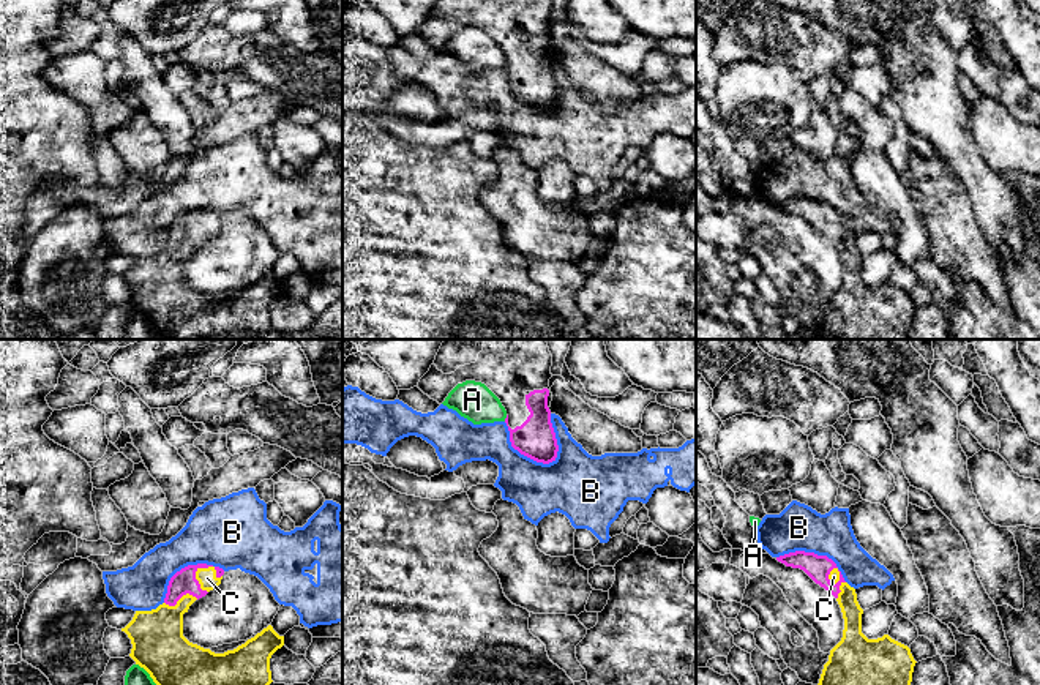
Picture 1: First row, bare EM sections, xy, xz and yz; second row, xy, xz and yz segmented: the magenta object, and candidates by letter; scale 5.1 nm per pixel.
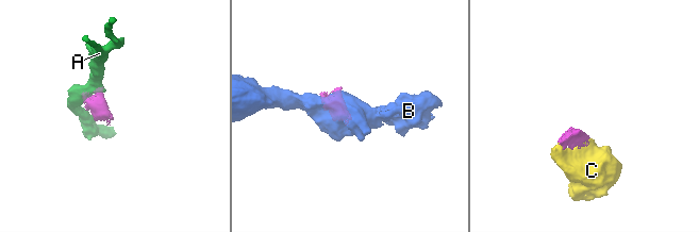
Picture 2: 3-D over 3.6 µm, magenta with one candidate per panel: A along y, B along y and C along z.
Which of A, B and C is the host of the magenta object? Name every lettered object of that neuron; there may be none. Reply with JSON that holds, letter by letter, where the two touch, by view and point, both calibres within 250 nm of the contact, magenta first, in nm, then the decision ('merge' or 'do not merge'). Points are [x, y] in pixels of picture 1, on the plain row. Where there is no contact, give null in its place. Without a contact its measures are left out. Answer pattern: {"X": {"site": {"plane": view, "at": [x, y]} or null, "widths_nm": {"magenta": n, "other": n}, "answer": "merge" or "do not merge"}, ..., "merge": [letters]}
{"A": {"site": {"plane": "xz", "at": [505, 65]}, "widths_nm": {"magenta": 200, "other": 190}, "answer": "do not merge"}, "B": {"site": {"plane": "xz", "at": [523, 100]}, "widths_nm": {"magenta": 200, "other": 280}, "answer": "do not merge"}, "C": {"site": {"plane": "xy", "at": [194, 221]}, "widths_nm": {"magenta": 120, "other": 100}, "answer": "merge"}, "merge": ["C"]}

